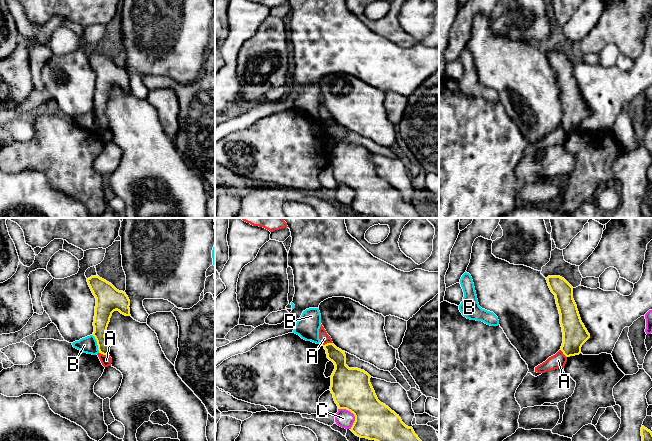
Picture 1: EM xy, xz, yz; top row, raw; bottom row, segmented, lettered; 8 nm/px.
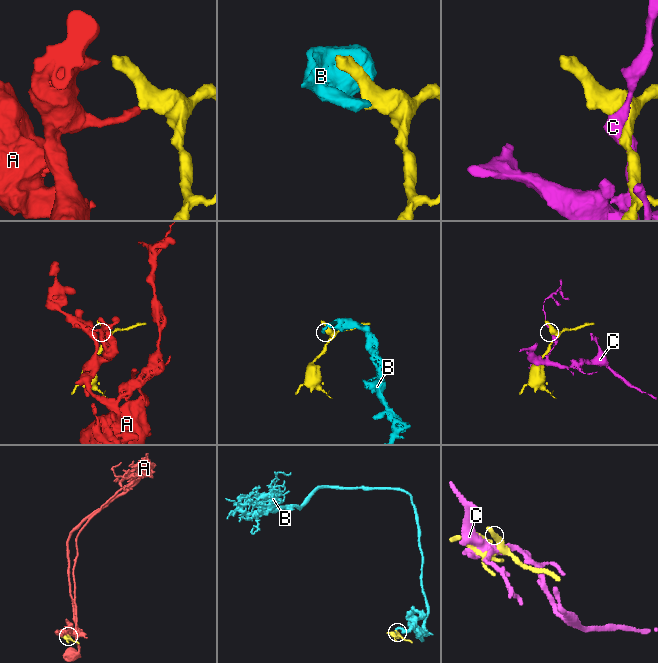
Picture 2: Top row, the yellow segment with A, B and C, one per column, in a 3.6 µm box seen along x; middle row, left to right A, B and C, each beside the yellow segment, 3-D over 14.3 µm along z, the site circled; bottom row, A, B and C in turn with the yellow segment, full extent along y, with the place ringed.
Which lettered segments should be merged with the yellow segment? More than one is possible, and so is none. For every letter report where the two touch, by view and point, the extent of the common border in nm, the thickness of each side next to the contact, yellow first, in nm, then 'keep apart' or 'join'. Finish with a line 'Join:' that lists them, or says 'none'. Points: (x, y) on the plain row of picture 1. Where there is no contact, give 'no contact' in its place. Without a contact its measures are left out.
A: meets yellow in xy at (104, 130); contact 80 nm long; 120 nm thick on the yellow side, 90 nm on the other; keep apart
B: meets yellow in xy at (97, 120); contact 160 nm long; 130 nm thick on the yellow side, 130 nm on the other; keep apart
C: meets yellow in xz at (353, 189); contact 200 nm long; 320 nm thick on the yellow side, 140 nm on the other; keep apart
Join: none

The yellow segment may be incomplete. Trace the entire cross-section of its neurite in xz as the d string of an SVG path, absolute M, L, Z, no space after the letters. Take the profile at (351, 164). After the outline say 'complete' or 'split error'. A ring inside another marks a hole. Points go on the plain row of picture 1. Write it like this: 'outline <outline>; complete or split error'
outline M327 119L323 122L327 134L335 141L331 151L330 167L338 185L346 185L354 190L355 197L350 206L356 212L377 218L422 218L412 203L406 202L399 191L378 176L370 159L371 152L367 148L358 144L349 144L346 141L344 127L333 119Z; complete

